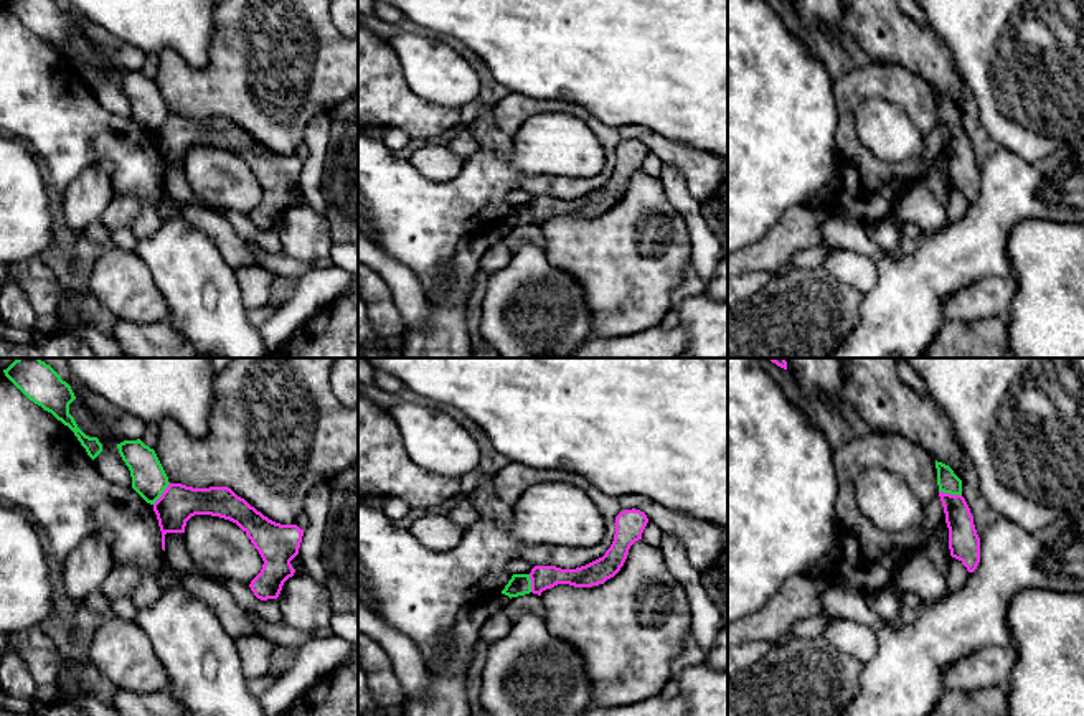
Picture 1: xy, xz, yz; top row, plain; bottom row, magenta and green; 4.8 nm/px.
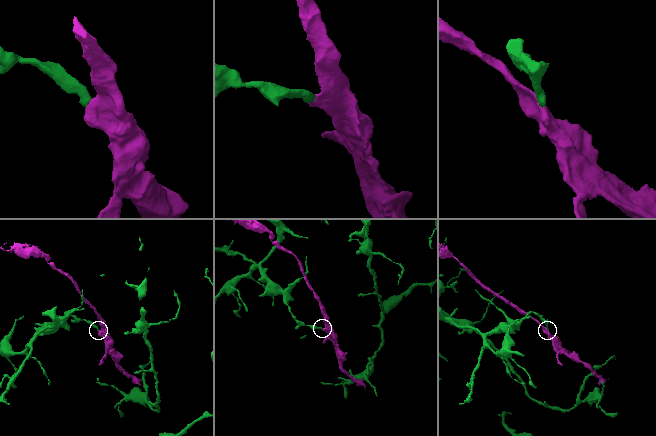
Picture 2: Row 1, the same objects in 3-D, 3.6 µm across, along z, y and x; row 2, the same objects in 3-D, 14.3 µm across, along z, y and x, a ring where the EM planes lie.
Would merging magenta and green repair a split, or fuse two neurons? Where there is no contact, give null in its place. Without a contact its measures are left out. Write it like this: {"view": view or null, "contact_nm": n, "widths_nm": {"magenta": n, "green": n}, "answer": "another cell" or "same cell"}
{"view": "yz", "contact_nm": 110, "widths_nm": {"magenta": 150, "green": 100}, "answer": "another cell"}

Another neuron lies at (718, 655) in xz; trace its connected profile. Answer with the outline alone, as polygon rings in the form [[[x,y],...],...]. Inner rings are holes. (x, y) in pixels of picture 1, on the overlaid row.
[[[728,625],[721,627],[714,647],[708,652],[708,665],[714,670],[728,668]]]

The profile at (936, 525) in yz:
[[[939,493],[926,505],[926,528],[937,539],[947,536],[949,528]]]

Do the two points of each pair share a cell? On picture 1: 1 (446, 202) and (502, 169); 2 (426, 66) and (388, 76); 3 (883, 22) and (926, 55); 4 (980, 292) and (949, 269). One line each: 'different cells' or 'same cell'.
1: same cell
2: different cells
3: same cell
4: different cells

